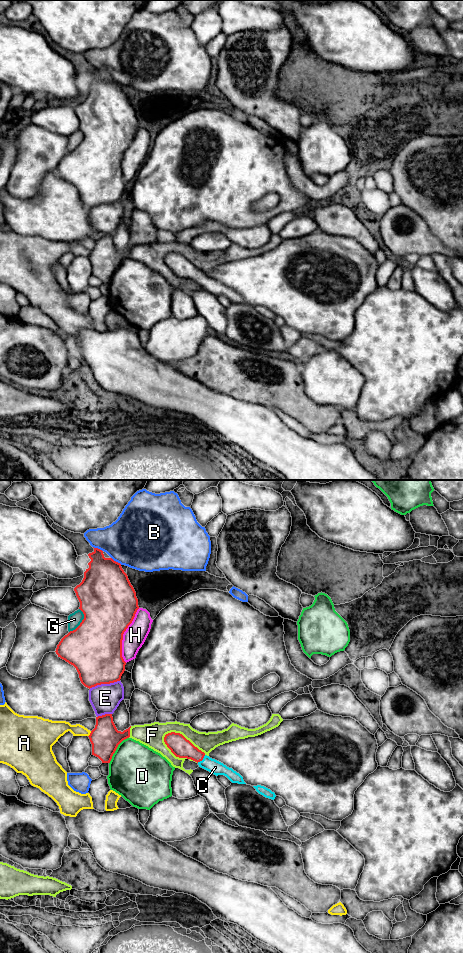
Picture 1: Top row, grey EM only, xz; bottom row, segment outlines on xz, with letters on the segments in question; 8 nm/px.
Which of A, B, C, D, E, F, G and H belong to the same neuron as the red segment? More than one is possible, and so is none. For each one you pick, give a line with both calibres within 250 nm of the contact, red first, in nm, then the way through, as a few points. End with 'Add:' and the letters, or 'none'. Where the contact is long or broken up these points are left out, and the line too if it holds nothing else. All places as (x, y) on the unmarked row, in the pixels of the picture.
C: 160 nm thick on the red side, 120 nm on the other; runs through xz (181, 267), (194, 273), (201, 280), (215, 287)
Add: C

